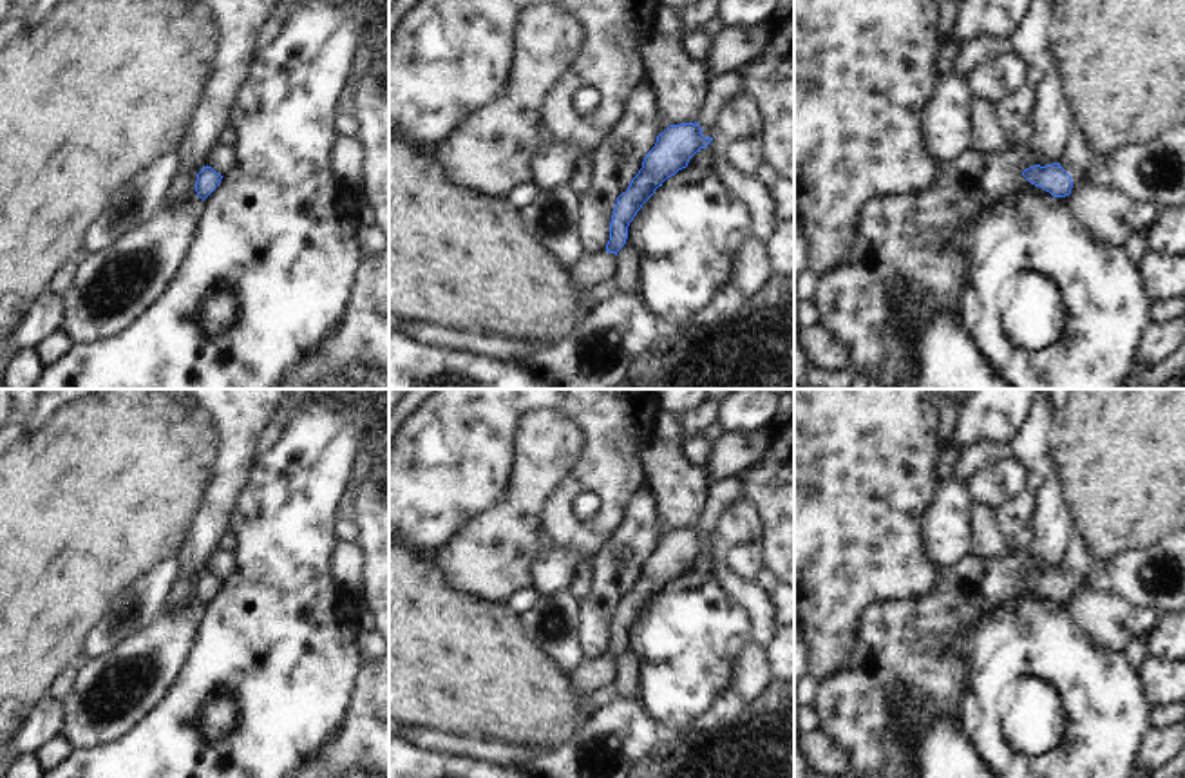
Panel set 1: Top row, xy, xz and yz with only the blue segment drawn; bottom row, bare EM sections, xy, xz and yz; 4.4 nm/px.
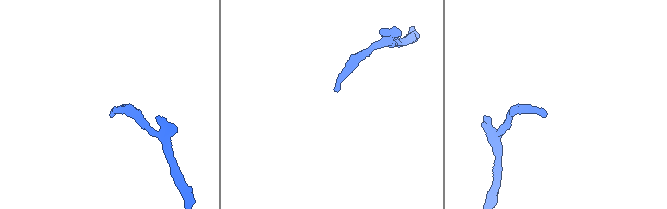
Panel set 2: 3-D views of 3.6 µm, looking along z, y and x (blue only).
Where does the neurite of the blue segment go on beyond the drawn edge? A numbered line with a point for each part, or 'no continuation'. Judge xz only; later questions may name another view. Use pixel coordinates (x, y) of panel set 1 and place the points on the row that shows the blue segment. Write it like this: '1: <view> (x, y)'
1: xz (594, 270)

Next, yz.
1: yz (1075, 160)

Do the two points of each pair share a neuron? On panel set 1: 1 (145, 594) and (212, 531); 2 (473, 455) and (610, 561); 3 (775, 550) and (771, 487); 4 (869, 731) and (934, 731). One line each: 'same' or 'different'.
1: different
2: different
3: same
4: different

